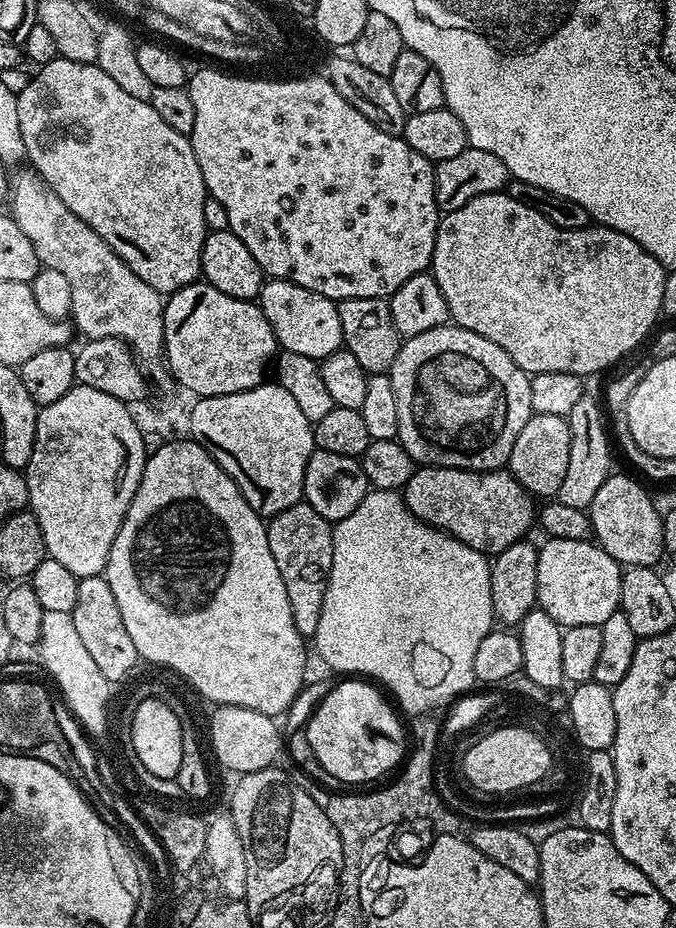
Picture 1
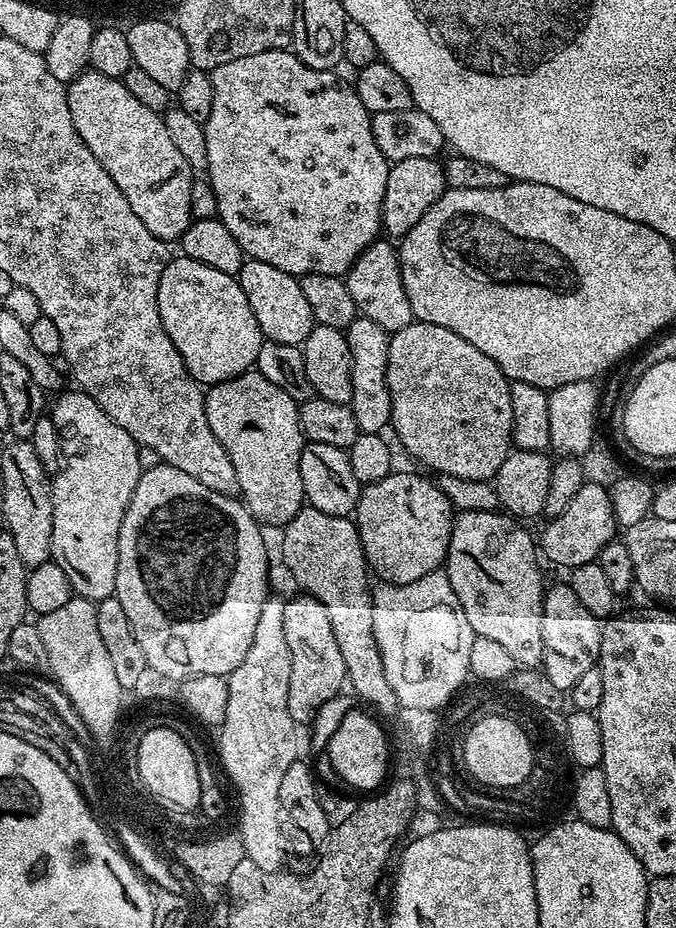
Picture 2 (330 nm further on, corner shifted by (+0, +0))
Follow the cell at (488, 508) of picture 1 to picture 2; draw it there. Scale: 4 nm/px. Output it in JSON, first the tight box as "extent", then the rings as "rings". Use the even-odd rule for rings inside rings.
{"extent":[354,470,453,584],"rings":[[[400,470],[393,471],[391,476],[382,478],[378,482],[363,485],[354,513],[367,567],[373,573],[376,571],[384,584],[418,582],[418,578],[437,571],[448,558],[448,543],[453,519],[453,506],[446,498],[446,494],[442,494],[439,483],[435,479],[427,480],[424,476],[415,476],[412,472],[400,472]]]}

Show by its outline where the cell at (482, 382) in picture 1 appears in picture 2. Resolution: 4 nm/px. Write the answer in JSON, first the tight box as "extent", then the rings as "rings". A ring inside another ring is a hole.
{"extent":[388,322,513,481],"rings":[[[413,322],[391,333],[388,355],[388,389],[392,399],[391,431],[396,431],[400,444],[420,464],[433,468],[440,476],[491,481],[502,462],[513,451],[510,381],[498,365],[478,346],[458,338],[446,326]]]}

